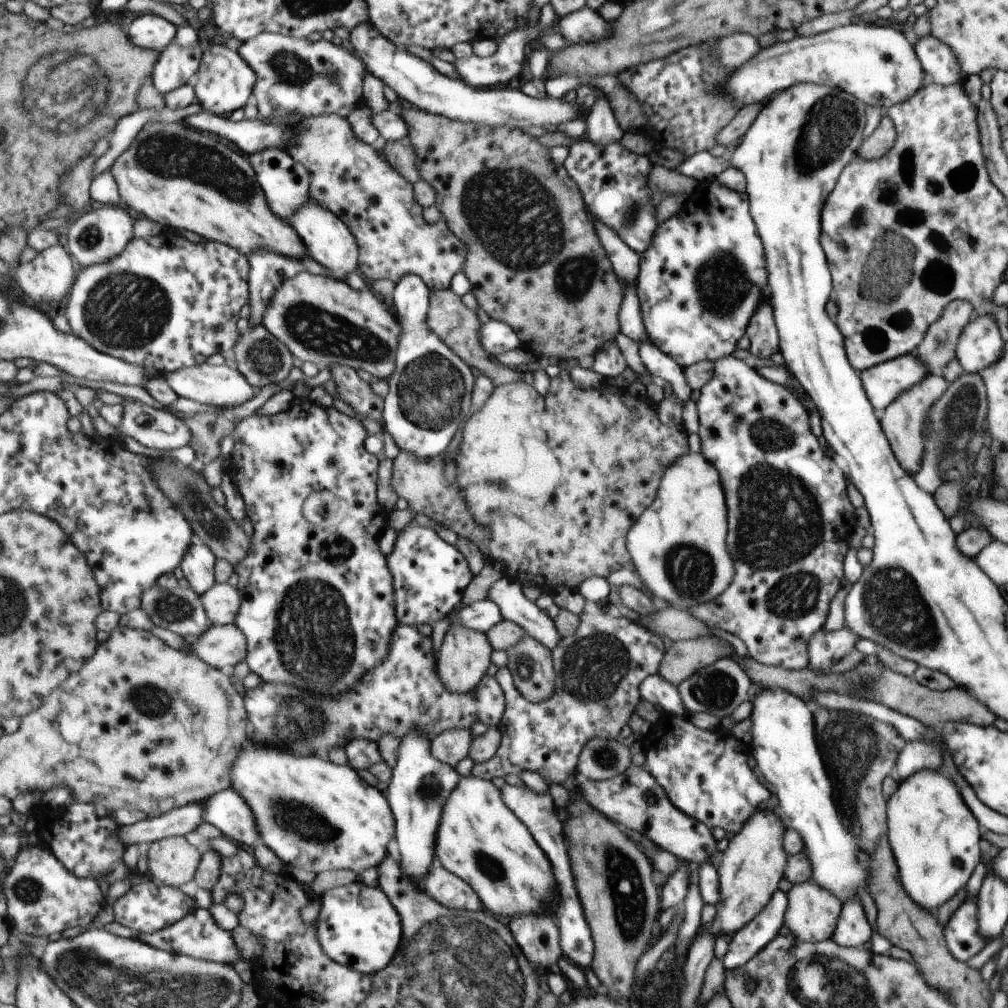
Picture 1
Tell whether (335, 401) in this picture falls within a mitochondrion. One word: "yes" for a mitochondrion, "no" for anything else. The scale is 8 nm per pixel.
no

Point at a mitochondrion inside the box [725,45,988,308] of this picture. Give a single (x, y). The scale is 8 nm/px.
(831, 122)

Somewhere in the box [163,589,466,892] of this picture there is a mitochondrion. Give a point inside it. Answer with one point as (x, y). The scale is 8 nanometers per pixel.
(296, 818)

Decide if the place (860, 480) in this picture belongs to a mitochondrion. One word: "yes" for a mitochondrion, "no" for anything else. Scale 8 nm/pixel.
no

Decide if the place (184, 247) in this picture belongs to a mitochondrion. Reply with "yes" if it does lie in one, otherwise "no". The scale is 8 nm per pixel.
no

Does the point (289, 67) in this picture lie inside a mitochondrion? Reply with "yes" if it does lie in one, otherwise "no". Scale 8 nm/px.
yes

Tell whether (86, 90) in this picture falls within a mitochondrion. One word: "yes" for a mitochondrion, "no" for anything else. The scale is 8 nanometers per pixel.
yes

